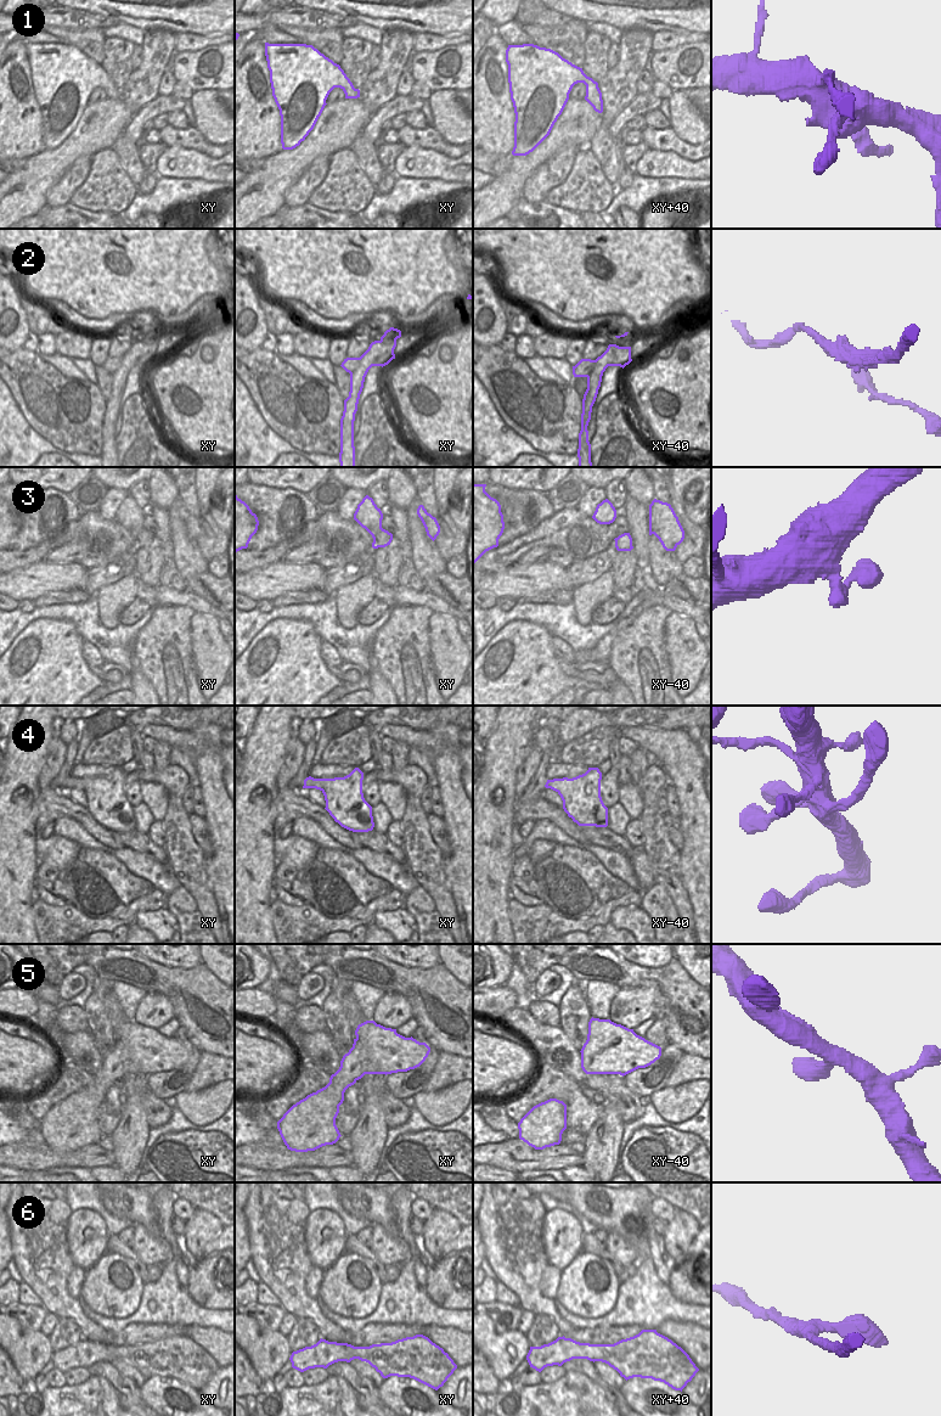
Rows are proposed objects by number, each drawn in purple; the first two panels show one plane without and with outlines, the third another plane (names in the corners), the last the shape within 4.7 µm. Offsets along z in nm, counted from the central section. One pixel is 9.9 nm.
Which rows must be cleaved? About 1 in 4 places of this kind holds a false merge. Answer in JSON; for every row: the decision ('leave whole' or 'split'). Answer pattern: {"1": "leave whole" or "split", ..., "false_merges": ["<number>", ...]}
{"1": "split", "2": "split", "3": "leave whole", "4": "leave whole", "5": "leave whole", "6": "leave whole", "false_merges": ["1", "2"]}

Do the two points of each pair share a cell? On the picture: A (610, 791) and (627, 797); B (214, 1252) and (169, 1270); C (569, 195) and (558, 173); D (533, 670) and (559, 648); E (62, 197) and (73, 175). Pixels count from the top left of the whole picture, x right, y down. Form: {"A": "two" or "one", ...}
{"A": "two", "B": "two", "C": "two", "D": "two", "E": "one"}

